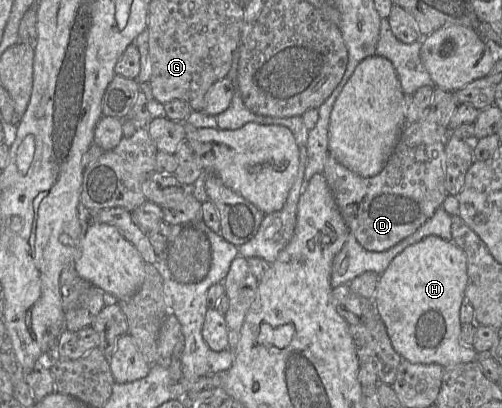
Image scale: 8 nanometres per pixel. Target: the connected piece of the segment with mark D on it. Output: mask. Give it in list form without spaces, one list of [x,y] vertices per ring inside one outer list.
[[[405,94],[405,119],[404,119],[404,123],[403,123],[403,129],[400,134],[399,140],[394,148],[394,151],[392,152],[390,158],[388,159],[385,167],[379,174],[372,176],[372,177],[362,177],[362,176],[352,172],[351,170],[349,170],[342,164],[340,164],[330,154],[328,154],[328,156],[326,157],[325,162],[324,162],[324,169],[323,169],[322,174],[324,175],[326,181],[327,181],[329,189],[337,204],[337,207],[338,207],[346,225],[348,226],[350,232],[352,234],[354,234],[357,241],[366,250],[382,252],[382,251],[385,251],[385,250],[393,247],[395,244],[400,242],[402,239],[413,234],[429,218],[431,218],[433,216],[433,214],[435,213],[435,211],[442,205],[443,201],[445,200],[446,196],[448,195],[448,193],[445,189],[445,158],[446,158],[445,147],[448,142],[448,139],[449,139],[449,133],[450,133],[449,128],[440,126],[431,119],[429,107],[427,107],[426,109],[420,109],[414,103],[413,95]]]

